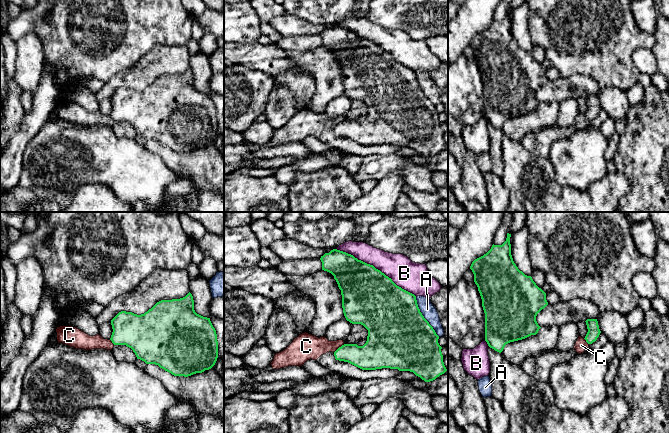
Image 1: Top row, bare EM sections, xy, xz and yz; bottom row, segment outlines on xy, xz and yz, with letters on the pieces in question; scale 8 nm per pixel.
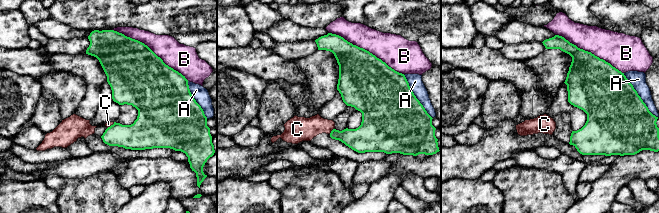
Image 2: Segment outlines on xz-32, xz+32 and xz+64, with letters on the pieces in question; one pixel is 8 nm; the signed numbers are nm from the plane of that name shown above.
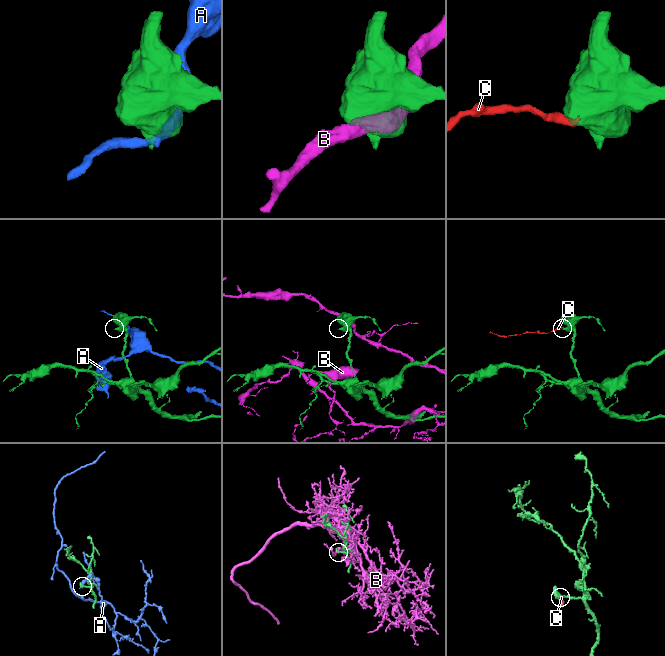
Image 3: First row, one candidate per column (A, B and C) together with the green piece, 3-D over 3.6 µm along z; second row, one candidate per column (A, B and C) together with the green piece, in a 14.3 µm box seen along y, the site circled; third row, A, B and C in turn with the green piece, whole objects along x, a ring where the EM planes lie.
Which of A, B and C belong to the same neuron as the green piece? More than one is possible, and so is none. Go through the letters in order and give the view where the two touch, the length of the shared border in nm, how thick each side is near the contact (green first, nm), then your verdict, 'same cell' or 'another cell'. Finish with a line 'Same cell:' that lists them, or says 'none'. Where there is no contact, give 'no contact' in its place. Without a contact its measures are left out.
A: contact in xz; length 380 nm; calibres 500 and 120 nm; another cell
B: contact in xz; length 750 nm; calibres 440 and 220 nm; another cell
C: contact in xz; length 110 nm; calibres 200 and 200 nm; another cell
Same cell: none

